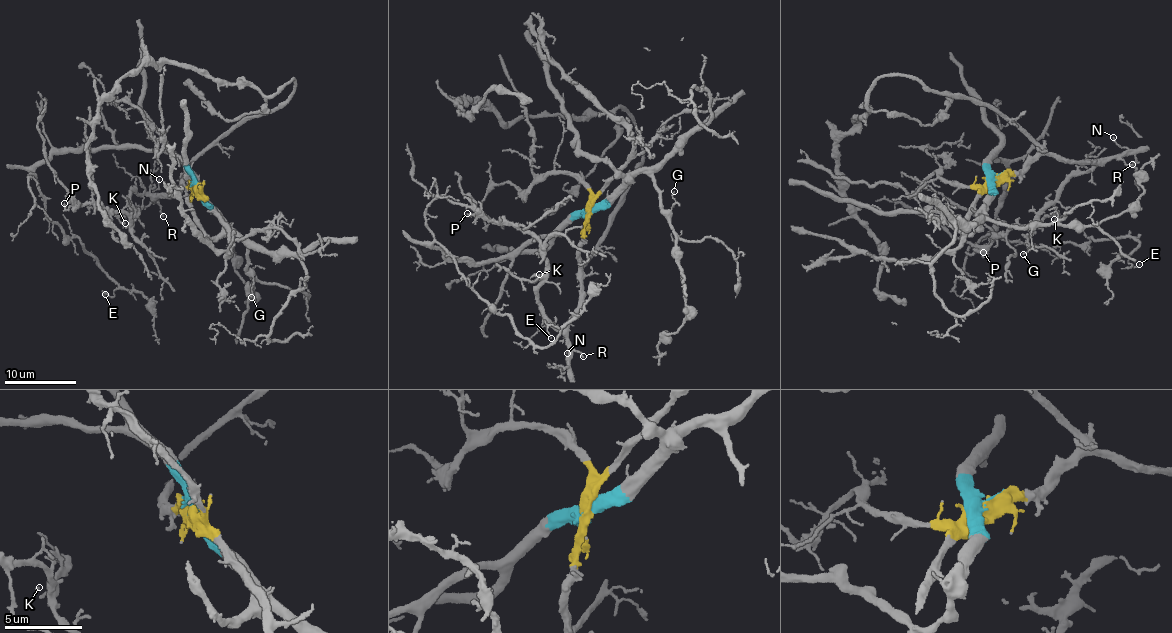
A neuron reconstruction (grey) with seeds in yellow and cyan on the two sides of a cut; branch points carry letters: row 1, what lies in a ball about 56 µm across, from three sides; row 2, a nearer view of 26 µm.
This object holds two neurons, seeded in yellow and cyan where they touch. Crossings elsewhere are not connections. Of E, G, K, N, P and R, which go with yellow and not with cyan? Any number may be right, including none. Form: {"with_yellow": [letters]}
{"with_yellow": ["K", "N", "P", "R"]}

